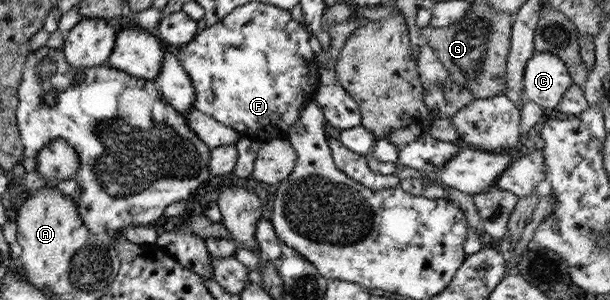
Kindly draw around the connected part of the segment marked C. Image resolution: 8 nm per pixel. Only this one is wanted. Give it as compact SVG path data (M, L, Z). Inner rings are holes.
M535 52L522 73L524 95L542 109L553 110L571 83L565 65L551 53Z

